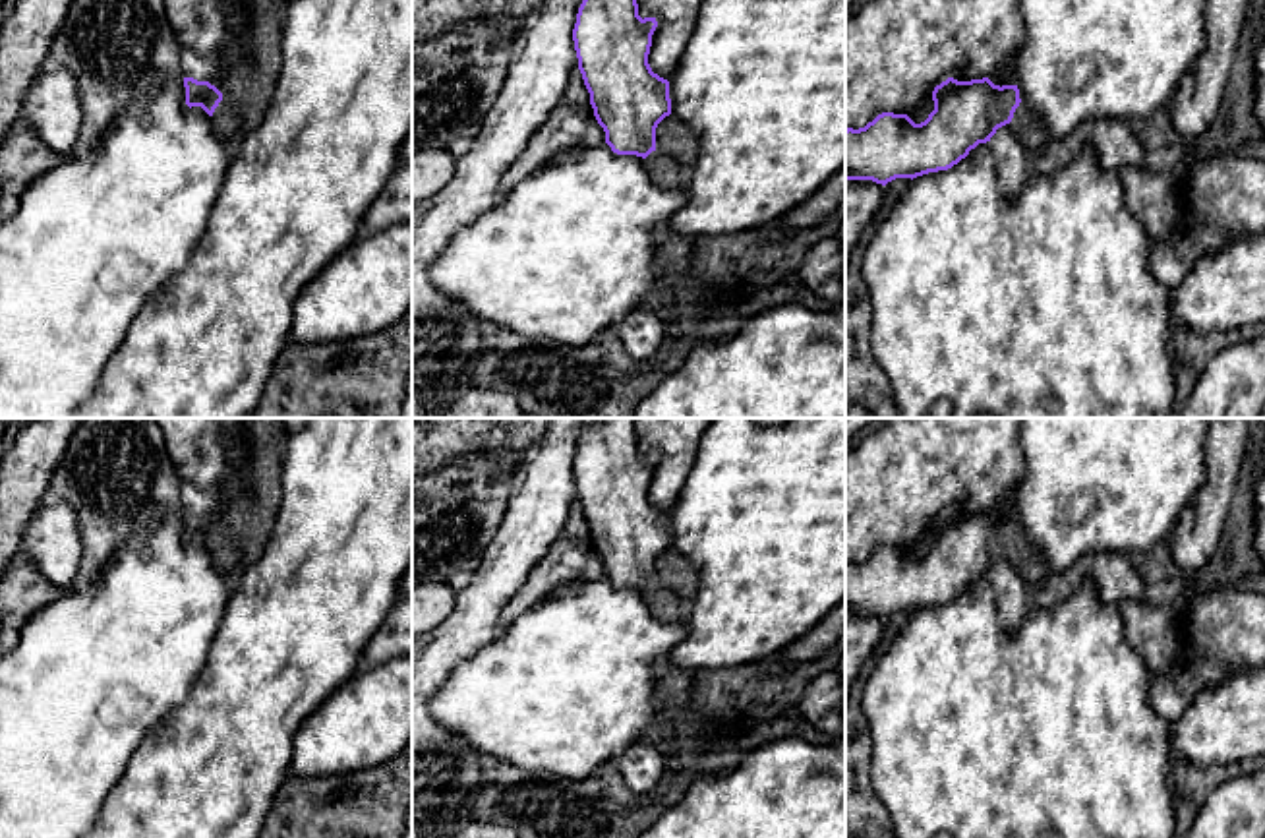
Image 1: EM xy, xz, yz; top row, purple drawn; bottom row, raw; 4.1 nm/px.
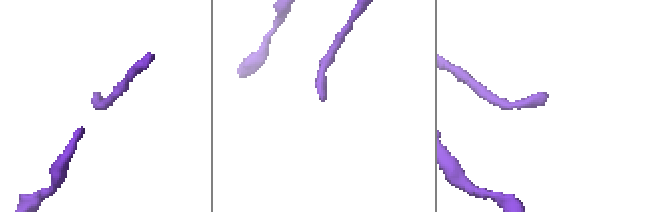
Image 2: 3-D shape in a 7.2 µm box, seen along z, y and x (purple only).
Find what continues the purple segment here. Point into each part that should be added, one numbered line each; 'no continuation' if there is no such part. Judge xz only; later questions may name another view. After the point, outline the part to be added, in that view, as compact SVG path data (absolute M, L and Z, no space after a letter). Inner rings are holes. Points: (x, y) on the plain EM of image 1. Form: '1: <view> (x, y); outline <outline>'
1: xz (664, 604); outline M652 584L644 598L650 612L662 621L687 621L689 606L669 588Z

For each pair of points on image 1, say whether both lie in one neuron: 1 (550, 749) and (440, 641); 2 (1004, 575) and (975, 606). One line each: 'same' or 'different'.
1: different
2: different

